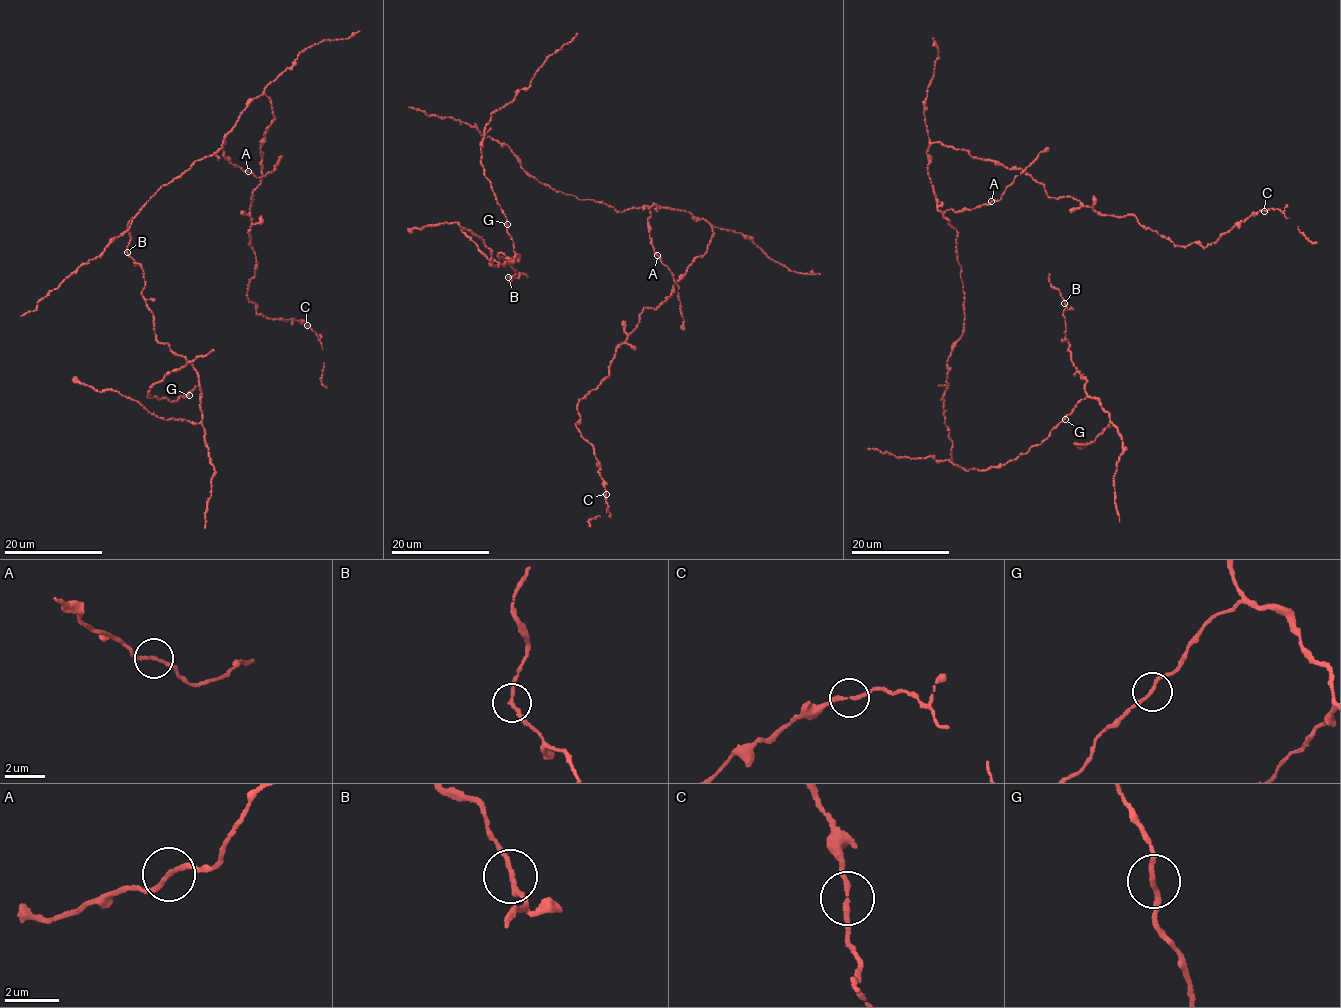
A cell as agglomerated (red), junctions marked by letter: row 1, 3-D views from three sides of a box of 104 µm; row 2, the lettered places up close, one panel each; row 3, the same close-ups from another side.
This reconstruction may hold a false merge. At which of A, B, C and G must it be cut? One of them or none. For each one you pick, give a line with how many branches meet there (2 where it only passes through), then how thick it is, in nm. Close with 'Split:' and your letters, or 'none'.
Split: none

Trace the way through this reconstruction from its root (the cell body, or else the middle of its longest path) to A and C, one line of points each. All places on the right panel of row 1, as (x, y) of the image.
A: (956, 250), (957, 233), (944, 217), (946, 210), (976, 208), (991, 202)
C: (956, 250), (927, 169), (937, 142), (1023, 170), (1050, 198), (1132, 214), (1180, 246), (1207, 247), (1263, 210)

